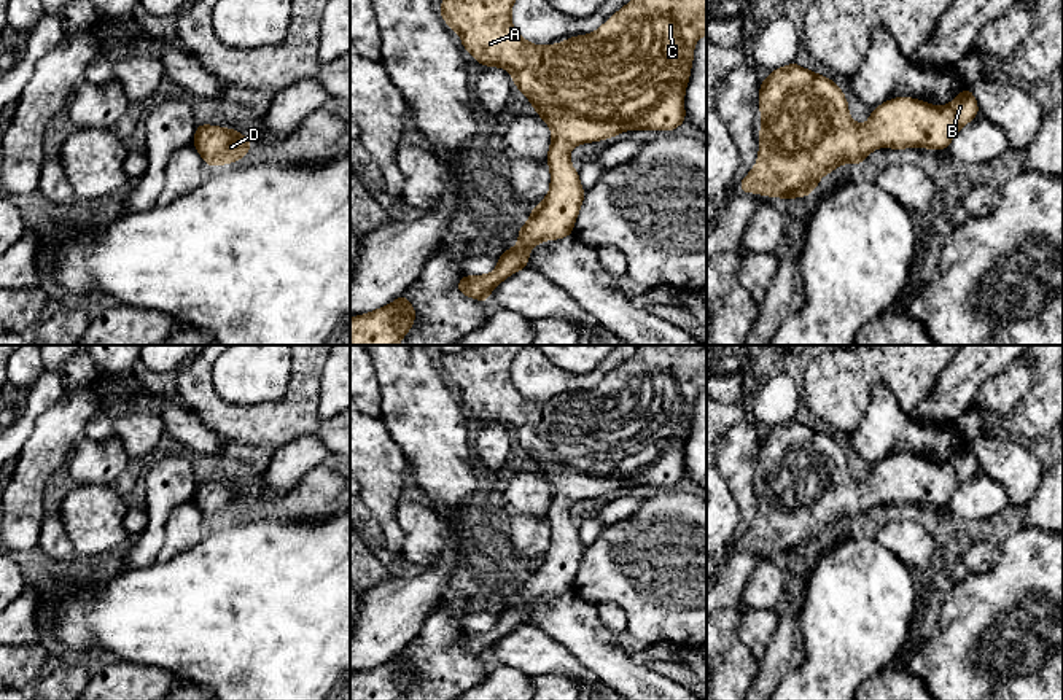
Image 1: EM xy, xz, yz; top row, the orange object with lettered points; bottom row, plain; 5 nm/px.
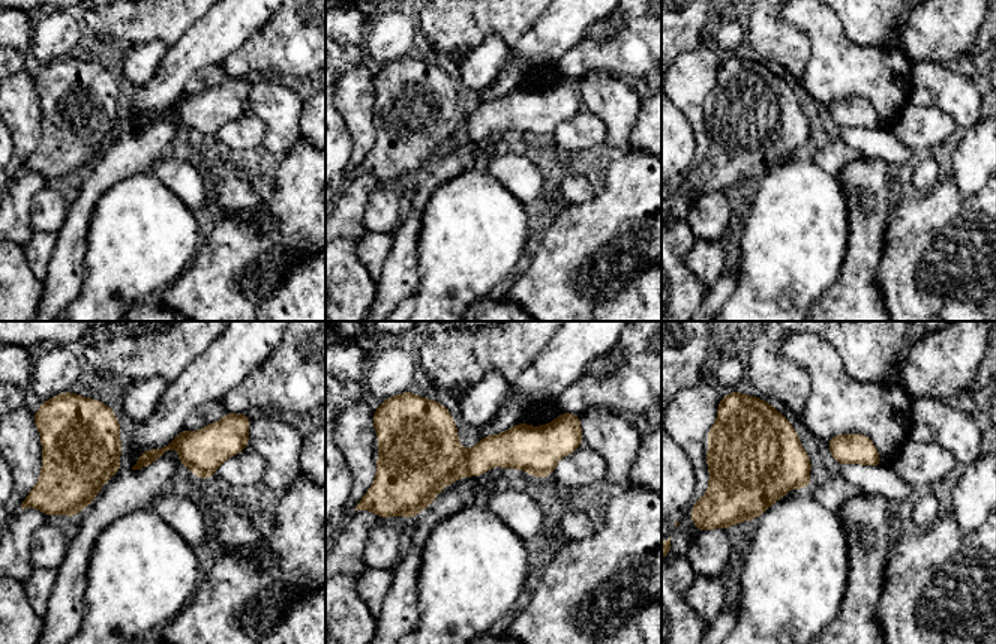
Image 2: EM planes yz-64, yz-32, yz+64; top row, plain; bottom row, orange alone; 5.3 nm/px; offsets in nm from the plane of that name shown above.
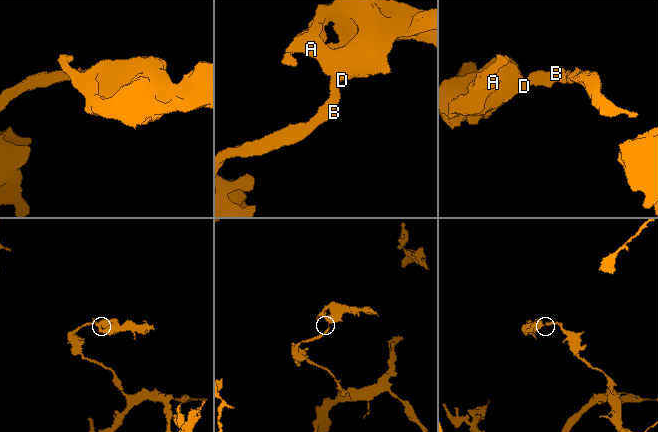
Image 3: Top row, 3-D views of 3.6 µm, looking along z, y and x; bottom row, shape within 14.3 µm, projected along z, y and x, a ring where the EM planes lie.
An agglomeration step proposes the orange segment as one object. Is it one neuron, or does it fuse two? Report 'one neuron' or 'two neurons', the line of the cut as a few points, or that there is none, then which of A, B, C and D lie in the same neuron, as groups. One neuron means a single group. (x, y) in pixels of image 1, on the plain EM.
one neuron; cut none; groups A B C D

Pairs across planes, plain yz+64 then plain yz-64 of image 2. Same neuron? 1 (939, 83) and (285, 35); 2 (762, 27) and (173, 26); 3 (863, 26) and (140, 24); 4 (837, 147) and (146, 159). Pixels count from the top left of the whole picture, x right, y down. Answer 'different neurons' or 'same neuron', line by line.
1: different neurons
2: same neuron
3: same neuron
4: different neurons

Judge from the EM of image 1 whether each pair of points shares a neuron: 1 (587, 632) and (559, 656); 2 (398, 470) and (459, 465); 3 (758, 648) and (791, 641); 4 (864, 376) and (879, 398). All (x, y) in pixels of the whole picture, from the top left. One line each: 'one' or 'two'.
1: two
2: two
3: two
4: two

